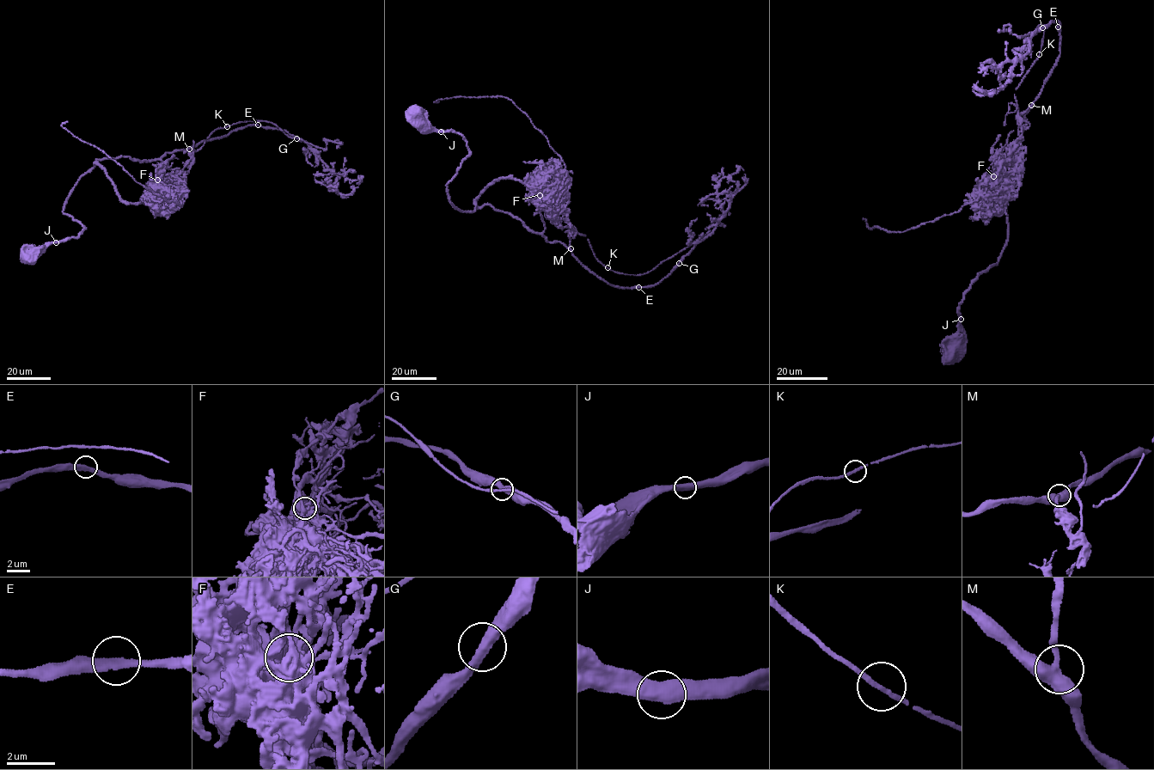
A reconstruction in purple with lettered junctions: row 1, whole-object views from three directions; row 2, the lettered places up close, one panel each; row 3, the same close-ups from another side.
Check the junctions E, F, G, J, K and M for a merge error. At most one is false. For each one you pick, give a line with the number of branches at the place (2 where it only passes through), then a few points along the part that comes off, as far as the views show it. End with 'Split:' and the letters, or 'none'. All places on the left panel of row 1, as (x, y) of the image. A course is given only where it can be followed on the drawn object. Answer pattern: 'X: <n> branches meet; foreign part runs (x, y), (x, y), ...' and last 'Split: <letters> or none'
F: 3 branches meet; foreign part runs (157, 180), (183, 168), (192, 141), (198, 150), (240, 122), (269, 122), (323, 149), (338, 140), (337, 149)
Split: F

